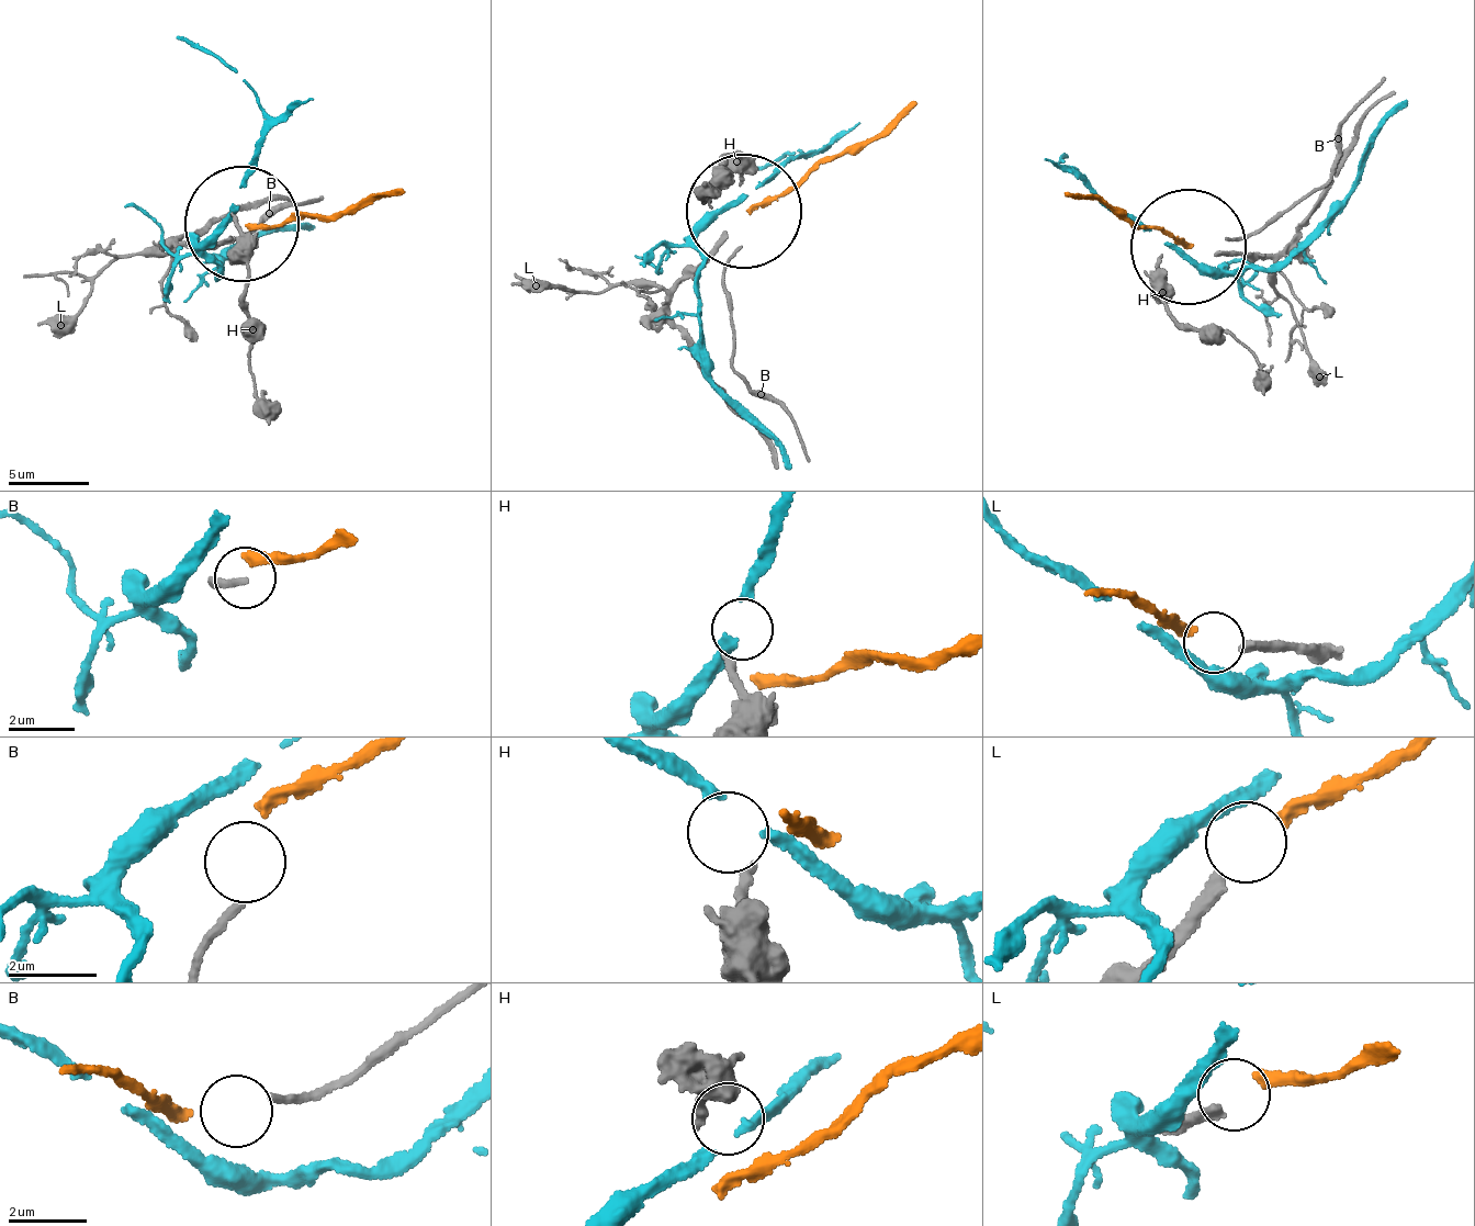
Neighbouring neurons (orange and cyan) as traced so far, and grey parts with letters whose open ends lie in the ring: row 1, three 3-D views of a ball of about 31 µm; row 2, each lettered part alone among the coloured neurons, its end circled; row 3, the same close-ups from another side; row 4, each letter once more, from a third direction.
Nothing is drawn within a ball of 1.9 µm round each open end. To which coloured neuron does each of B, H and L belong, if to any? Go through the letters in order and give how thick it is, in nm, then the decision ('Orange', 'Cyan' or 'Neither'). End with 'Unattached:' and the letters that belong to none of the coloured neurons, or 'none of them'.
B: Thickness 190 nm. Neither
H: Thickness 240 nm. Neither
L: Thickness 280 nm. Orange
Unattached: B, H

